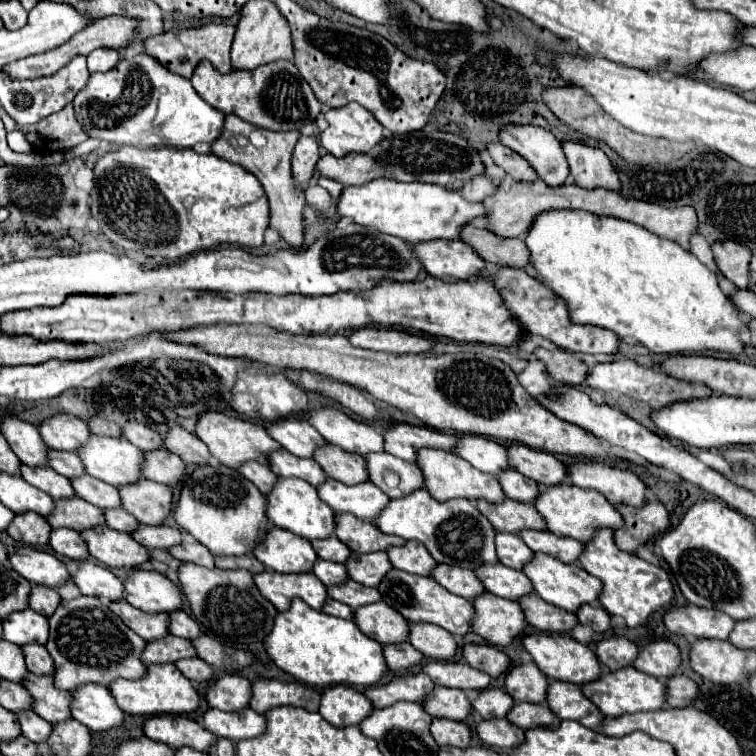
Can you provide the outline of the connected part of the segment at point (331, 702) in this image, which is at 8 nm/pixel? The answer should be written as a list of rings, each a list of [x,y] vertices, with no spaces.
[[[337,685],[329,687],[321,695],[319,713],[335,727],[349,727],[349,725],[359,725],[373,713],[373,709],[375,707],[365,697],[365,693],[353,687]]]

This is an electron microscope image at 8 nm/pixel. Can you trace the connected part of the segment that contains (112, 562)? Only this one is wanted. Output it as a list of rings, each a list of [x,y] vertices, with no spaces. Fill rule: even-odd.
[[[107,525],[87,529],[81,535],[89,545],[89,553],[107,567],[135,569],[149,561],[149,551],[143,545],[139,545],[131,535]]]

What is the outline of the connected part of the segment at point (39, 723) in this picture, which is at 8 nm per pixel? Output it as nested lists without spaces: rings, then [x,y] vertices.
[[[19,711],[17,717],[21,723],[23,737],[27,737],[29,741],[41,743],[41,741],[47,741],[47,737],[51,735],[53,725],[49,721],[43,721],[35,711]]]

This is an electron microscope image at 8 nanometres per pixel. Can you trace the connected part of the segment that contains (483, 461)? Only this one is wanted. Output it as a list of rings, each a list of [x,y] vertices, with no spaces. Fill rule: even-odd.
[[[461,435],[455,453],[483,473],[499,475],[511,469],[511,463],[507,461],[507,447],[487,437]]]

